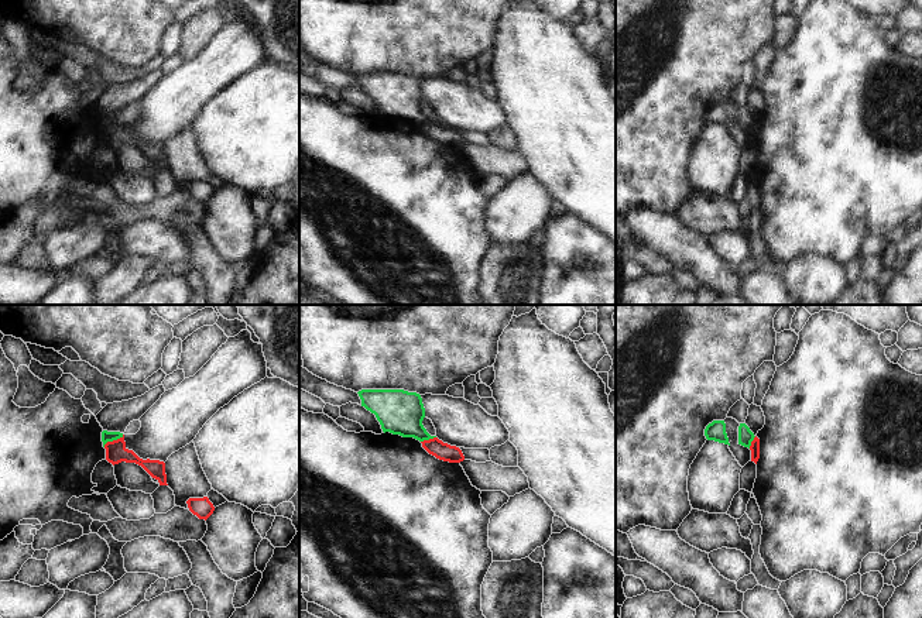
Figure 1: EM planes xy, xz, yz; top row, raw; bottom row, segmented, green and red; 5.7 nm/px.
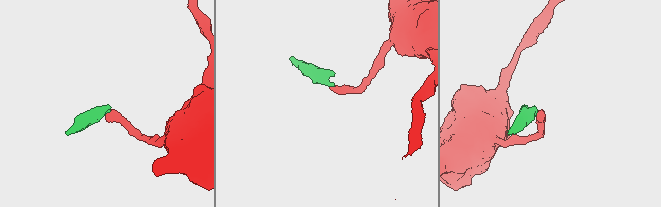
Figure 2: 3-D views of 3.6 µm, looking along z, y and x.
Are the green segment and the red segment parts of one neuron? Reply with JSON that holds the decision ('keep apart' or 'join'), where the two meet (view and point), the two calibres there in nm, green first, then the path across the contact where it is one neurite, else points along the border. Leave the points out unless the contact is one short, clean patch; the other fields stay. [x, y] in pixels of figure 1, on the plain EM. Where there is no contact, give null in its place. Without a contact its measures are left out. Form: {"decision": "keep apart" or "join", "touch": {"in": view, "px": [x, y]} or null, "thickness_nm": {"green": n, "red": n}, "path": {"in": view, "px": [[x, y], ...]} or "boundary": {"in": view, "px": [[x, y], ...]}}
{"decision": "keep apart", "touch": {"in": "xy", "px": [113, 123]}, "thickness_nm": {"green": 60, "red": 120}, "boundary": {"in": "xy", "px": [[123, 119], [103, 130]]}}

